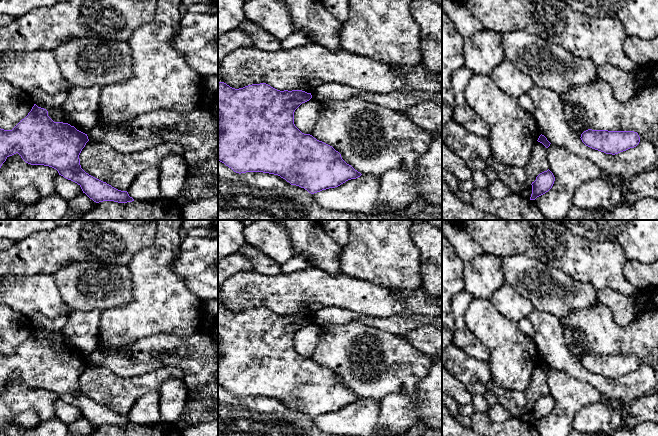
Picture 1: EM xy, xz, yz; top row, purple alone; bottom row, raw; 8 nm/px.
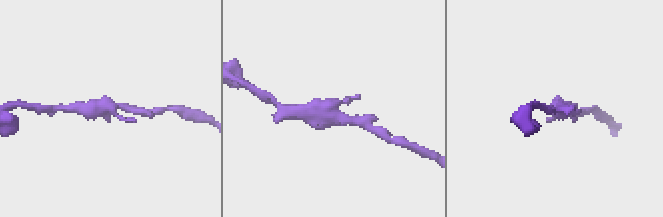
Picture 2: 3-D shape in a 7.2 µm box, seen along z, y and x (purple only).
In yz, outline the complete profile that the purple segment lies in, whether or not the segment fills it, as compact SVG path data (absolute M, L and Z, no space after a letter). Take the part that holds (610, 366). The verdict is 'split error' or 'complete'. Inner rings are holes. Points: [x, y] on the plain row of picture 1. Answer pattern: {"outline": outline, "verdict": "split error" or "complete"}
{"outline": "M588 353L580 362L586 370L612 379L634 372L640 366L638 357L634 355Z", "verdict": "complete"}

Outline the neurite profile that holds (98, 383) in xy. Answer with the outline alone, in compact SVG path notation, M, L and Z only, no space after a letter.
M89 364L79 383L86 397L118 414L127 415L139 398L159 391L166 379L184 377L182 370L170 365L137 376L121 377L106 367Z

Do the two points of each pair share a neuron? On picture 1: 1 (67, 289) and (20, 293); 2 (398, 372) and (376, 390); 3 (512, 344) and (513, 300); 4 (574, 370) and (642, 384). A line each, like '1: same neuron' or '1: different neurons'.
1: different neurons
2: same neuron
3: different neurons
4: same neuron

